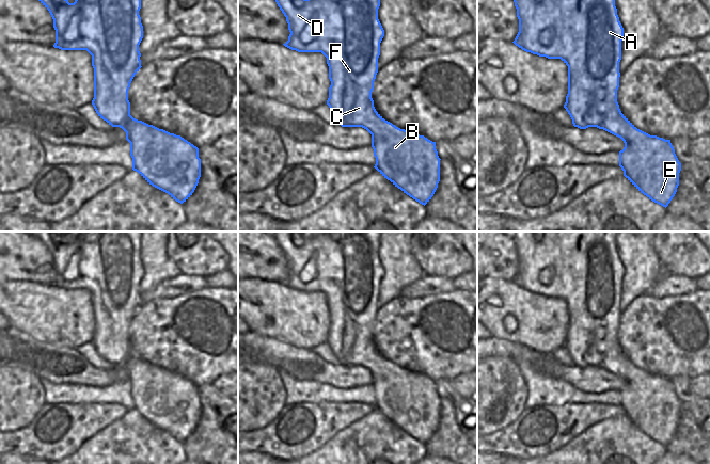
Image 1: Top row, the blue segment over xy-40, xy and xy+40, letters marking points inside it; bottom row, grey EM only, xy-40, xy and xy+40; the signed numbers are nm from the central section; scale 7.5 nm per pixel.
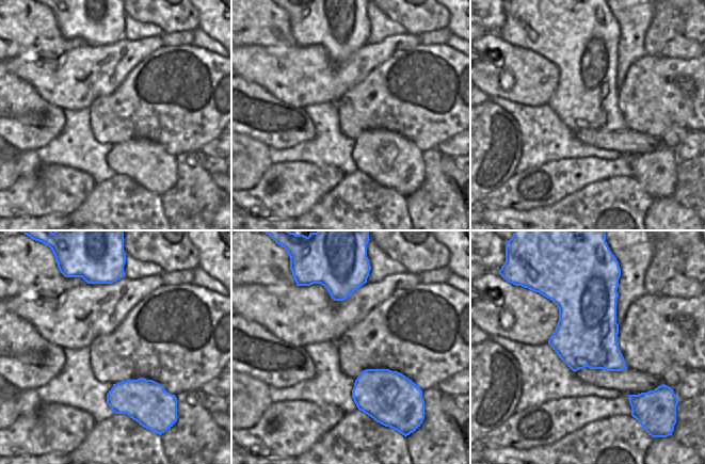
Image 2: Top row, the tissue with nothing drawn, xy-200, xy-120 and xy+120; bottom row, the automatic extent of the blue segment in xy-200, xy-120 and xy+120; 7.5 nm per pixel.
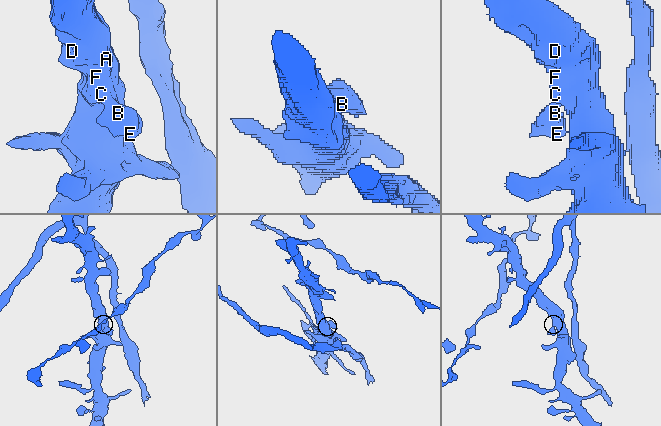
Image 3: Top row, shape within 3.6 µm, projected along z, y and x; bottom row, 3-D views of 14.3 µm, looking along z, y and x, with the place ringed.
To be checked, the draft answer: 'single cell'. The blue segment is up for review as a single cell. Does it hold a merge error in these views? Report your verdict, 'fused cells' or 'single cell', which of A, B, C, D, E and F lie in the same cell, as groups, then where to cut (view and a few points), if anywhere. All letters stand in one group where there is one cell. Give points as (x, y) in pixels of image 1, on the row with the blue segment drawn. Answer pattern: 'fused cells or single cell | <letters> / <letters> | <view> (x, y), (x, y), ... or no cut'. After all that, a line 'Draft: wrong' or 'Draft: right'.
single cell | A B C D E F | no cut
Draft: right

